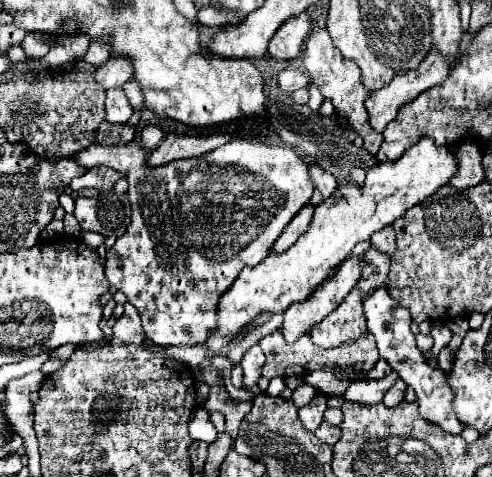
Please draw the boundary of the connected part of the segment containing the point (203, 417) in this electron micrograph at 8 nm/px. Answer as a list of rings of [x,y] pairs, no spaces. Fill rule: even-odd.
[[[203,407],[195,409],[195,413],[189,419],[189,435],[191,435],[191,439],[201,439],[205,443],[211,443],[213,439],[217,439],[217,429],[209,421],[207,409],[203,409]]]

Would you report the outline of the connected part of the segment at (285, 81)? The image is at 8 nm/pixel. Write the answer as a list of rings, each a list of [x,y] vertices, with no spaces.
[[[283,69],[283,71],[279,73],[277,81],[279,81],[279,89],[281,89],[285,95],[291,95],[293,91],[309,85],[309,75],[303,73],[303,71],[297,71],[297,69]]]

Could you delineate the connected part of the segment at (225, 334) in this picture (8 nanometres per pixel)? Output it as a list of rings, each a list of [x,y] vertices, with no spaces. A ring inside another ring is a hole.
[[[425,137],[401,159],[393,163],[379,163],[369,169],[363,187],[353,181],[339,181],[337,193],[315,207],[313,221],[297,243],[283,253],[269,253],[269,257],[255,267],[241,269],[237,281],[221,295],[221,301],[217,303],[217,329],[213,329],[205,341],[209,355],[217,355],[241,331],[241,327],[251,323],[259,313],[279,313],[291,303],[303,301],[341,259],[349,257],[357,243],[367,241],[369,235],[391,225],[395,219],[403,217],[409,207],[425,201],[435,189],[443,187],[457,169],[453,159],[455,149],[457,145],[437,147],[433,139]]]

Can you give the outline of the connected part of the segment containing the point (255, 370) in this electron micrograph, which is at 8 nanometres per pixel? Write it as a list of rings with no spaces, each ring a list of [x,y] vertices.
[[[255,343],[255,345],[243,355],[243,359],[241,359],[241,367],[243,367],[243,373],[245,373],[243,387],[251,387],[251,385],[257,383],[257,379],[261,377],[263,363],[265,363],[265,355],[261,353],[259,343]]]

